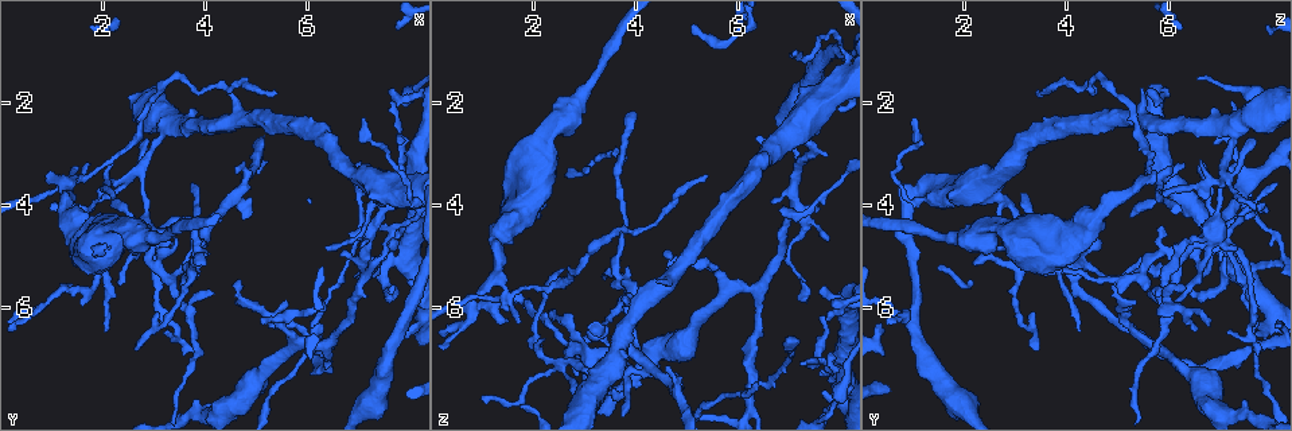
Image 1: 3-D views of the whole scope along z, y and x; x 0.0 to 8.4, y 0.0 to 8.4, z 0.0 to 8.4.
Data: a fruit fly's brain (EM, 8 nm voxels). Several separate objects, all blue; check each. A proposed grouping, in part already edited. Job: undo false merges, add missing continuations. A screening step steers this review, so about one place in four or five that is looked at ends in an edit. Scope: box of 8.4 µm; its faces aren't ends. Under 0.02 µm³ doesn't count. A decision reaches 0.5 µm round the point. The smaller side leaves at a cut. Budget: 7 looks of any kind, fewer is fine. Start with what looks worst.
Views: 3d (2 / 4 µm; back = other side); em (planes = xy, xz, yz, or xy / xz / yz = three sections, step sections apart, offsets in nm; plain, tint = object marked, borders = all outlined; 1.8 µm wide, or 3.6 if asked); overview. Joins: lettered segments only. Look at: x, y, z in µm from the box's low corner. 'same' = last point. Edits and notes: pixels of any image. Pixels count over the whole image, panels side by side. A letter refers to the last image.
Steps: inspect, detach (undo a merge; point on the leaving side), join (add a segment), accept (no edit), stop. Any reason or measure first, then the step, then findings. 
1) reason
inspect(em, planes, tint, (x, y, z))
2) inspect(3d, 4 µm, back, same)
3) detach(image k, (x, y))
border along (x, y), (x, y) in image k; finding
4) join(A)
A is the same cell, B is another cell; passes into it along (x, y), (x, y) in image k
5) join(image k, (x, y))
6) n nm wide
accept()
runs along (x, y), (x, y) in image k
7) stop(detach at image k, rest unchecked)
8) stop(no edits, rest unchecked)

thin end
inspect(em, planes, plain, (2.90, 2.70, 7.60))

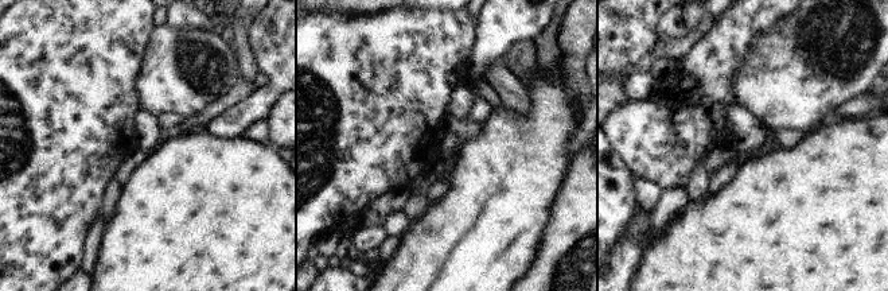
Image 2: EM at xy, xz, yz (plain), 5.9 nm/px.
with the object marked
inspect(em, planes, tint, same)

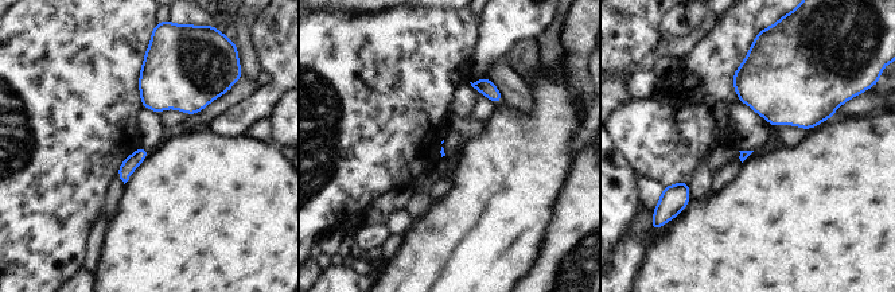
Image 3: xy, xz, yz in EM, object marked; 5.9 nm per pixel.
what lies round it
inspect(em, planes, borders, same)

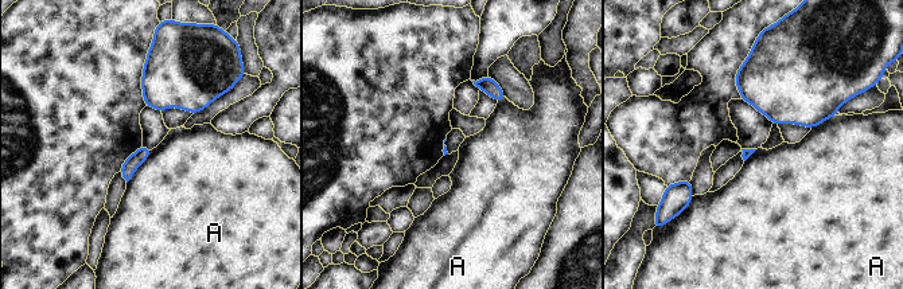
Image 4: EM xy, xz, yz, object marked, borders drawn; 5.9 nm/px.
A touches over 260 nm
accept()
A is another cell; border along (152, 149), (127, 183) in image 4; no lettered segment goes on from it

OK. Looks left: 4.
sharp bend
inspect(3d, 2 µm, (2.90, 4.60, 6.85))

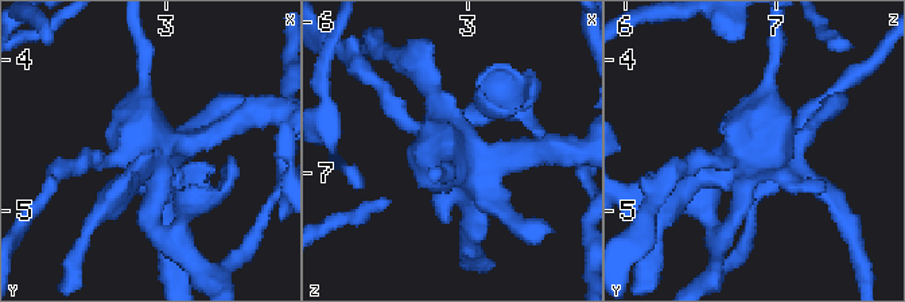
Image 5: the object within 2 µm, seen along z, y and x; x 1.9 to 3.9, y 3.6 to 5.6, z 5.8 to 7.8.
shape alone is not enough
inspect(em, yz, step 16, borders, (2.90, 4.54, 6.90))

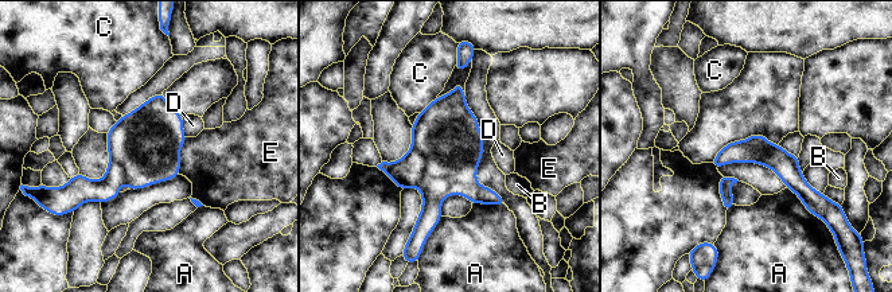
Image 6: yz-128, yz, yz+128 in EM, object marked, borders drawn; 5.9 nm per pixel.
160 nm wide
detach(image 6, (405, 172))
A, B, C, D and E are other cells; border along (412, 147), (424, 159), (416, 186) in image 6; a second neuron is stuck on

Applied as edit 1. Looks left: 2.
end of a long branch
inspect(3d, 4 µm, (7.10, 2.30, 0.95))

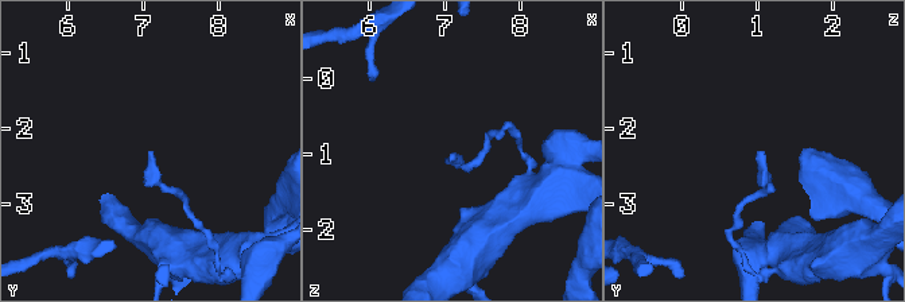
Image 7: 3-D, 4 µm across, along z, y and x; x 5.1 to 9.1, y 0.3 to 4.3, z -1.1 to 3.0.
now the EM
inspect(em, planes, borders, (7.10, 2.30, 0.95))

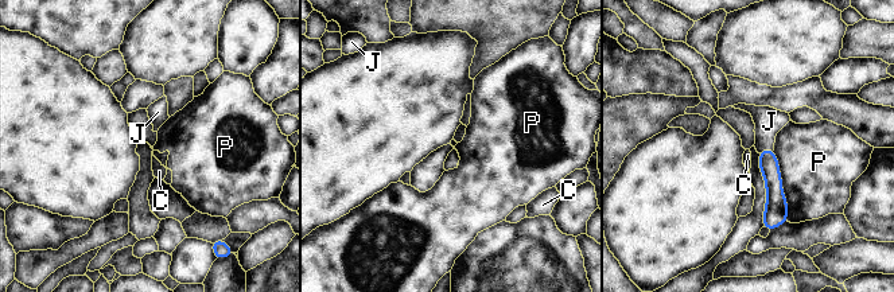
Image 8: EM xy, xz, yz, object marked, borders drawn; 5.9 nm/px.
join(J)
J is the same cell, C and P are other cells; passes into it along (769, 166), (765, 150), (769, 121) in image 8; the neuron continues

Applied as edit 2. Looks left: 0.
stop(detach at image 6, join at image 8, rest unchecked)

